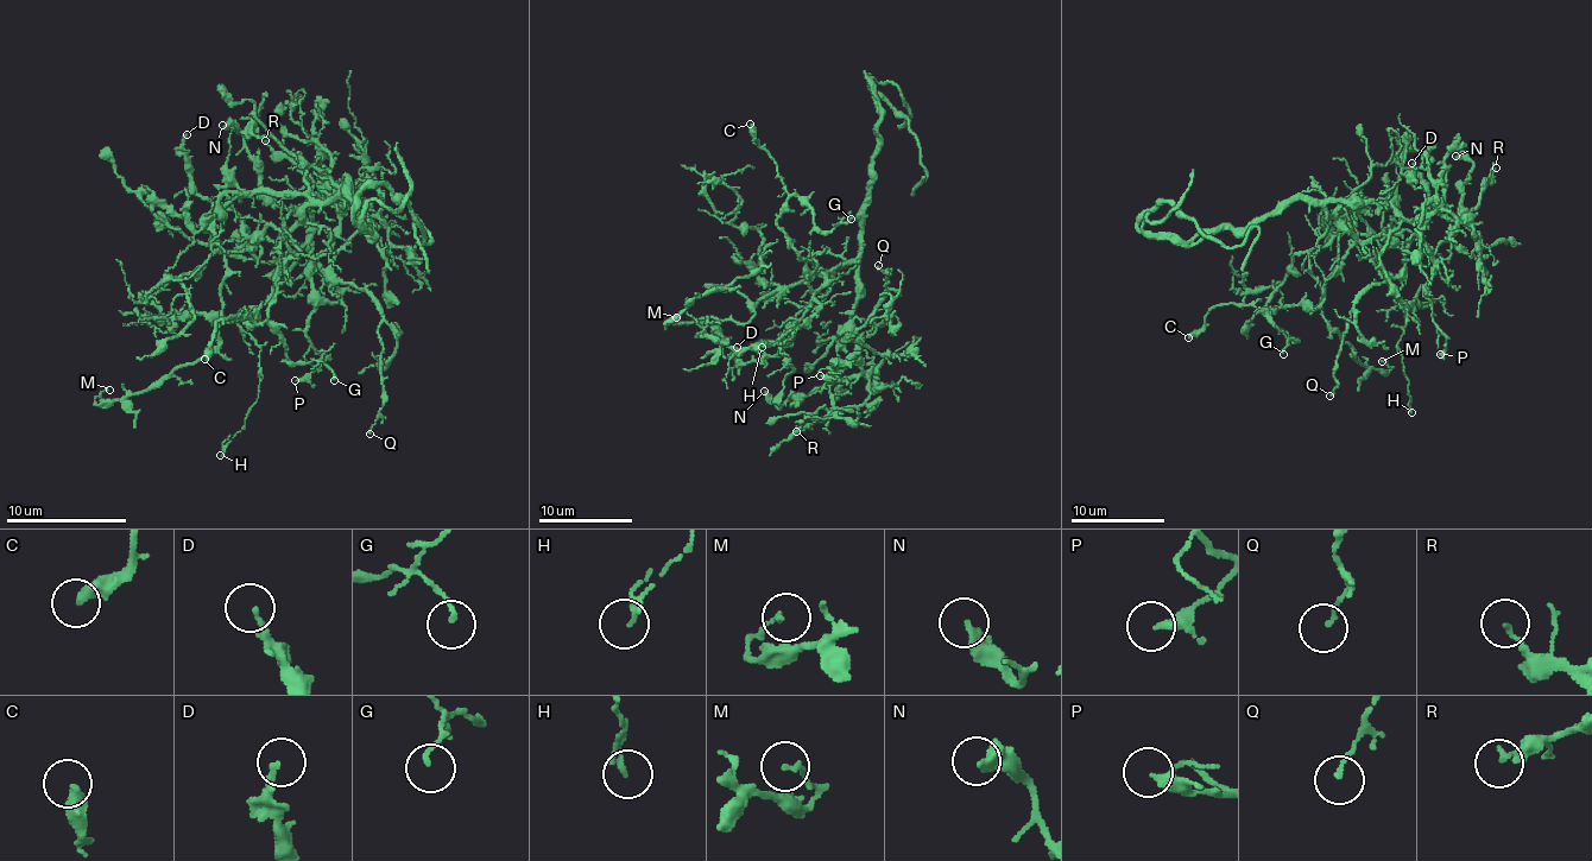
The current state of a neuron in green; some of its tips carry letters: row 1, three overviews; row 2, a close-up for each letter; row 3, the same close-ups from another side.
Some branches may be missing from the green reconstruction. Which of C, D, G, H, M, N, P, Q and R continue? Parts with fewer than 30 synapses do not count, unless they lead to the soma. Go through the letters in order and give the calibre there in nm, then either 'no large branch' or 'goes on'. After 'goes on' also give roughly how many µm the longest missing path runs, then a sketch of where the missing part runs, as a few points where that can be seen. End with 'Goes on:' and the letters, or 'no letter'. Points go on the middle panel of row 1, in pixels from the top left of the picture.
C: calibre 360 nm; no large branch
D: calibre 170 nm; no large branch
G: calibre 130 nm; no large branch
H: calibre 140 nm; no large branch
M: calibre 130 nm; no large branch
N: calibre 320 nm; no large branch
P: calibre 200 nm; no large branch
Q: calibre 120 nm; no large branch
R: calibre 150 nm; no large branch
Goes on: no letter

